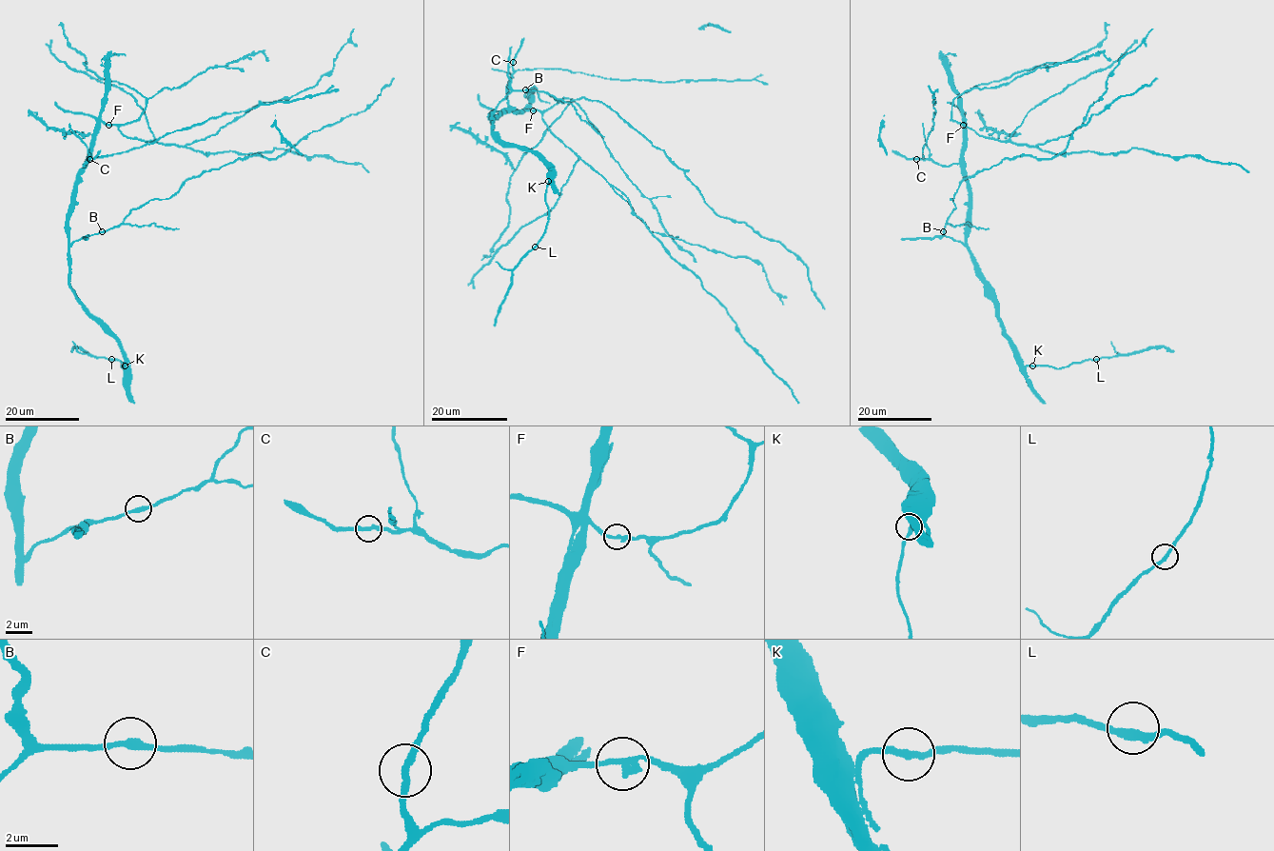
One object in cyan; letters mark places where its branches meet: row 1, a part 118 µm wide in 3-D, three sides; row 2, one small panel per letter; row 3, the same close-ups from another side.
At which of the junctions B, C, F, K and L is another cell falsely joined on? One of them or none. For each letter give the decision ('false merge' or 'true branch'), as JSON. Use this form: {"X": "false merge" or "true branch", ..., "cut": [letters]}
{"B": "true branch", "C": "true branch", "F": "true branch", "K": "true branch", "L": "true branch", "cut": []}

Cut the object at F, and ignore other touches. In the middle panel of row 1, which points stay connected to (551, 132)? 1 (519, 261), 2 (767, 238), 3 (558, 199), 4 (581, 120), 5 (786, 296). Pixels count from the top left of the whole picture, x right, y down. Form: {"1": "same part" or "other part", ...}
{"1": "other part", "2": "other part", "3": "same part", "4": "other part", "5": "same part"}

